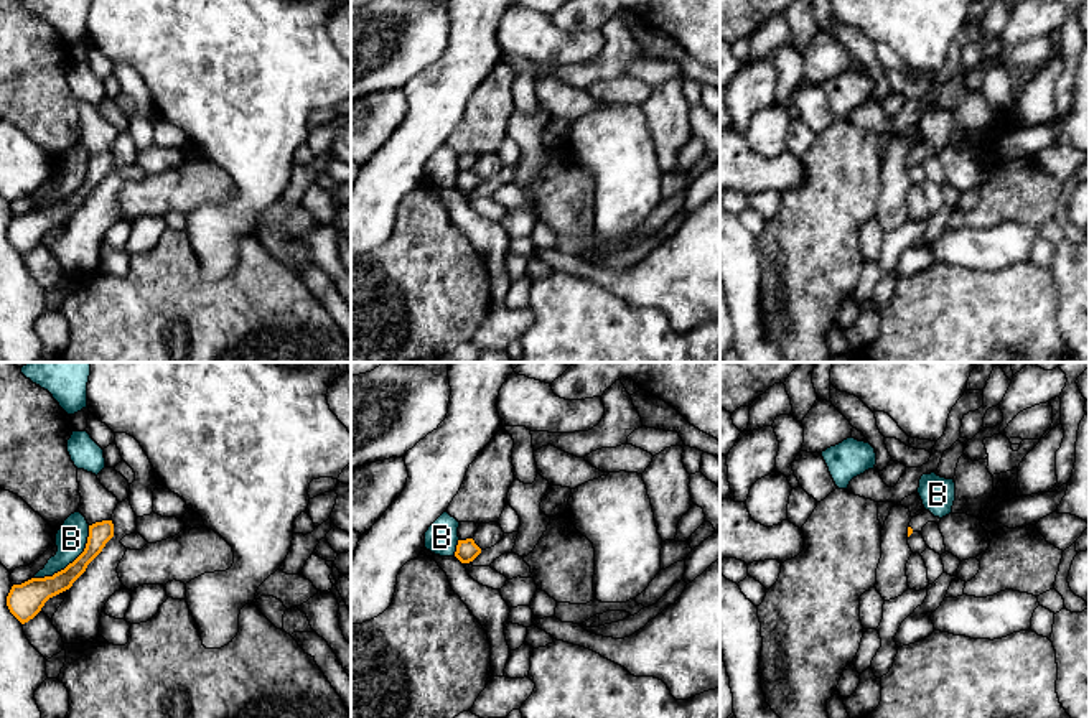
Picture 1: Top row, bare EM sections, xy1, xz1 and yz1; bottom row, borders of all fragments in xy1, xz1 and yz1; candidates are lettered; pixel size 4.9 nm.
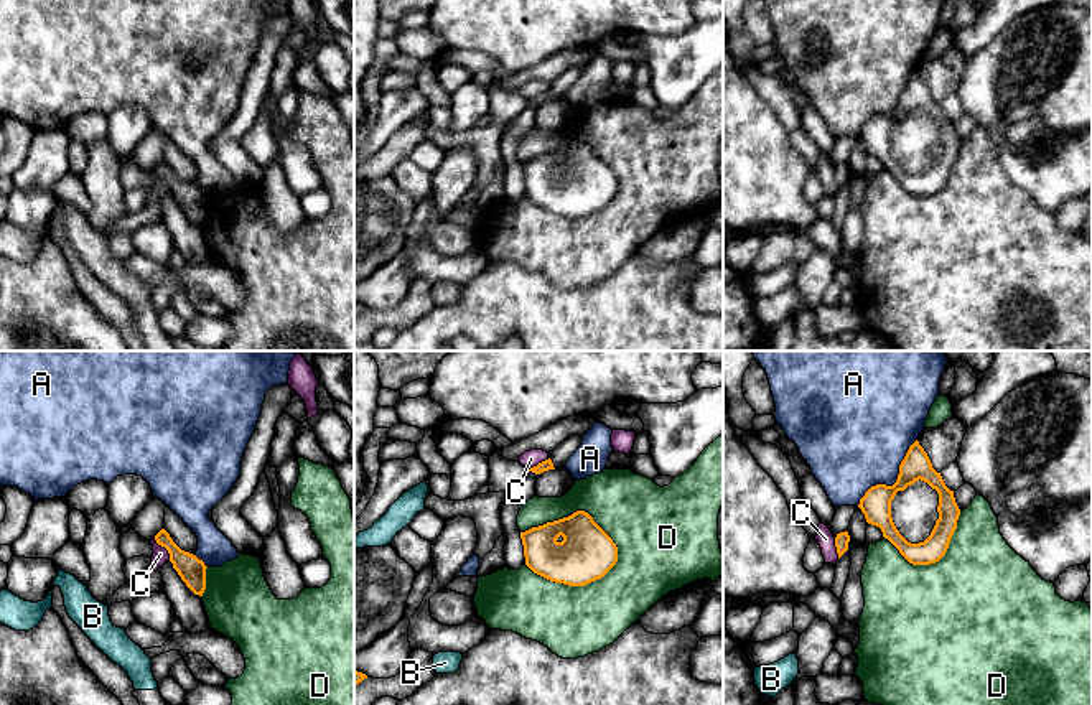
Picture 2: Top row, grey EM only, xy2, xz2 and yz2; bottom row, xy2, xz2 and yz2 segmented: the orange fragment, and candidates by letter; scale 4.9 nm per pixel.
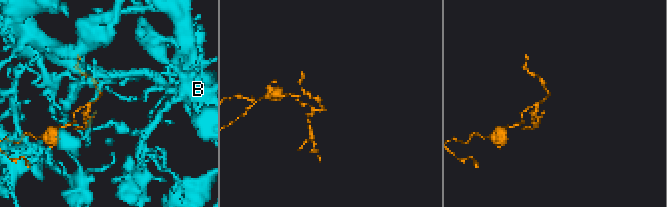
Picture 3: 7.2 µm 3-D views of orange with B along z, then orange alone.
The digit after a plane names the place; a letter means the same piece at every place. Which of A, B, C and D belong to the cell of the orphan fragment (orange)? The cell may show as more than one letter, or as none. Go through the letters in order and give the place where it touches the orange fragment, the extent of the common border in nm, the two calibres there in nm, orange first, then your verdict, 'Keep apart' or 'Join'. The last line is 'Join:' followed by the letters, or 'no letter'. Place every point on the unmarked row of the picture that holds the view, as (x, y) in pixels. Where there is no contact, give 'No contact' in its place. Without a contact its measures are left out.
A: Touches orange at yz2 (896, 112). Shared border 440 nm. Thickness 150 nm (orange) against 420 nm. Keep apart
B: Touches orange at xy1 (70, 195). Shared border 380 nm. Thickness 160 nm (orange) against 150 nm. Keep apart
C: Touches orange at xy2 (165, 178). Shared border 130 nm. Thickness 130 nm (orange) against 80 nm. Keep apart
D: Touches orange at xz2 (578, 142). Shared border 500 nm. Thickness 280 nm (orange) against 340 nm. Keep apart
Join: no letter

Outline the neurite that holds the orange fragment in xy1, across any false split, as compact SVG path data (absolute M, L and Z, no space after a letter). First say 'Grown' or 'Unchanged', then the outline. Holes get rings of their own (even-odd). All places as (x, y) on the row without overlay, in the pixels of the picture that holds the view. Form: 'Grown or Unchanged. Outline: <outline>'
Unchanged. Outline: M102 152L89 156L89 168L84 183L64 201L53 207L31 209L21 216L12 217L7 227L10 244L21 255L33 250L49 229L72 217L72 214L86 203L87 196L102 183L112 168L112 152Z

